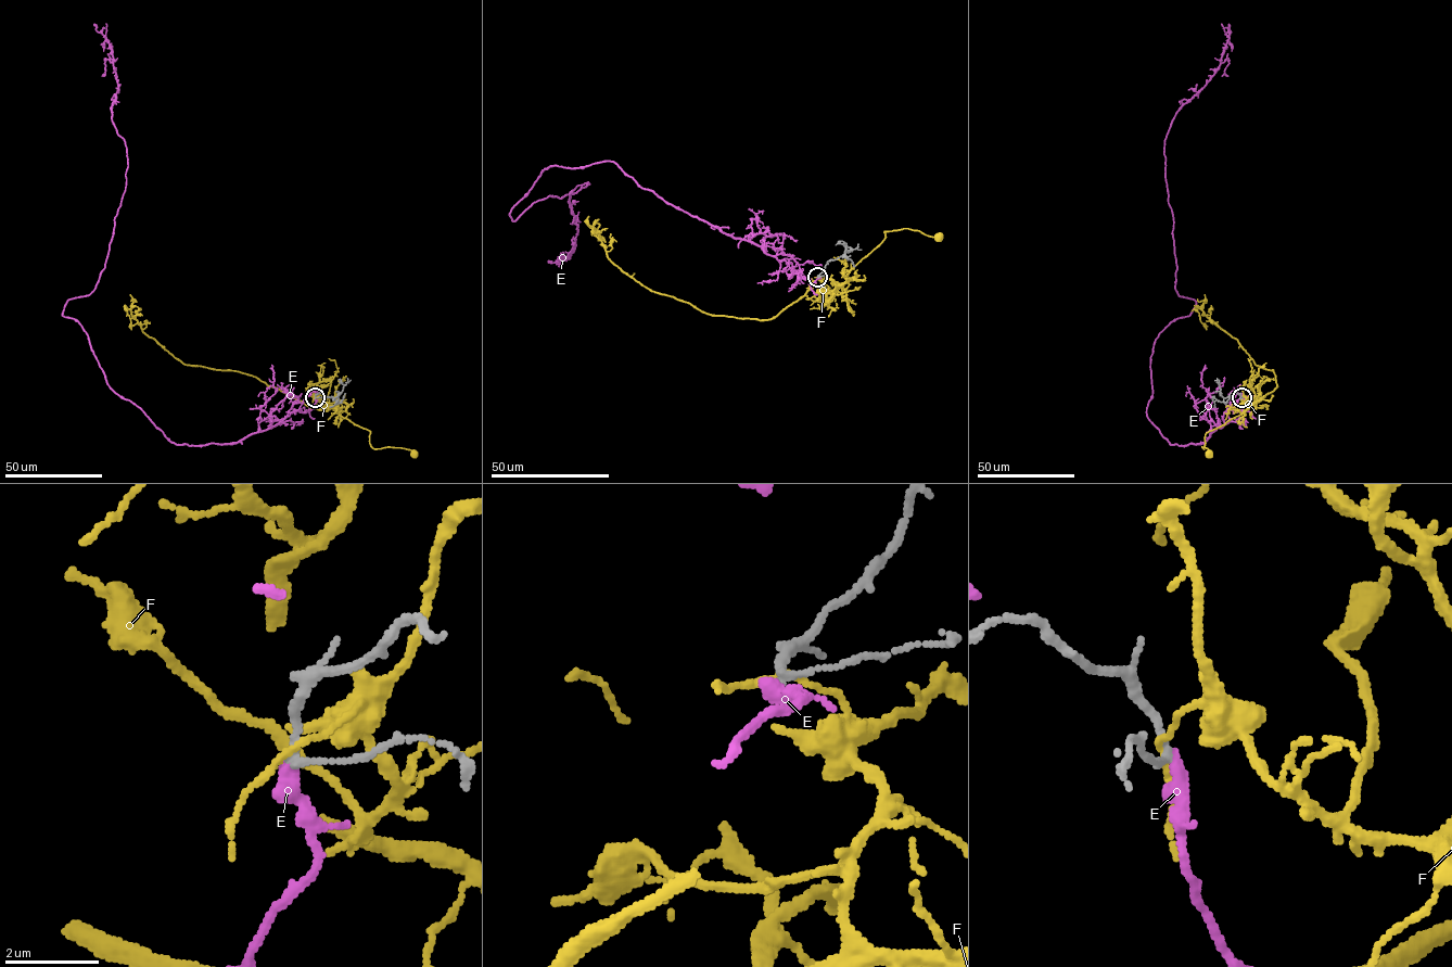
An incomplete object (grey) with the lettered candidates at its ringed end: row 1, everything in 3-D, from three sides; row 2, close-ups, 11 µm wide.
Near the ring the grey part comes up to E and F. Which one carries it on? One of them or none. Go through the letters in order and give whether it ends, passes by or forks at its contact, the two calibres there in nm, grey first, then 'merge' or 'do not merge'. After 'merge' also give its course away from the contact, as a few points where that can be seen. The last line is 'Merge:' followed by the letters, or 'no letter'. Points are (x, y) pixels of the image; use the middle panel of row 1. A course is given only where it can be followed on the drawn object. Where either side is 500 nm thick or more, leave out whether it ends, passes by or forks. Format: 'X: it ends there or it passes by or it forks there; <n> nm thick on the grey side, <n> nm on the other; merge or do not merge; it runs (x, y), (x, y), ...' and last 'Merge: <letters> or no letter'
E: it ends there; 150 nm thick on the grey side, 360 nm on the other; do not merge
F: it passes by; 150 nm thick on the grey side, 110 nm on the other; do not merge
Merge: no letter

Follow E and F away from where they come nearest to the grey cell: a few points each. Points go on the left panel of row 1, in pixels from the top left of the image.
E: (315, 397), (237, 442), (177, 444), (63, 316), (96, 288), (126, 182), (93, 24)
F: (315, 397), (370, 431), (369, 444), (373, 448), (403, 448), (414, 454)

